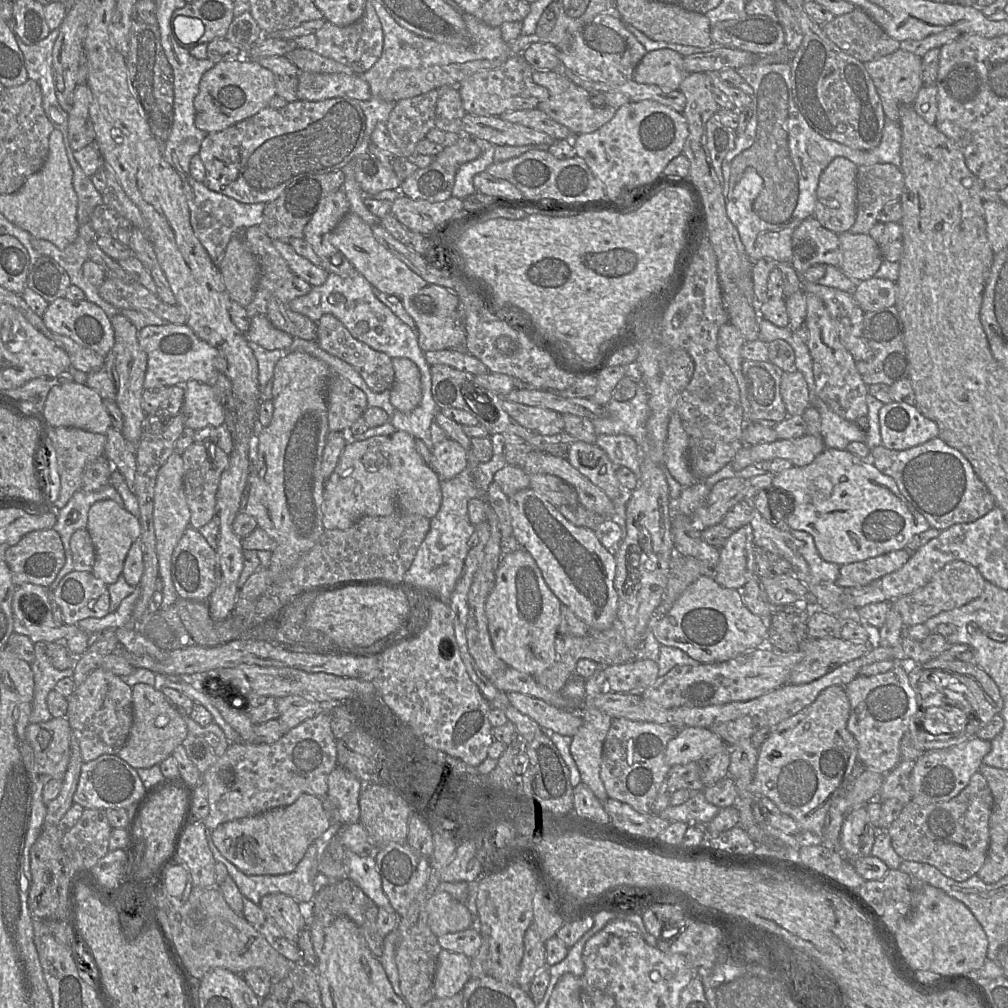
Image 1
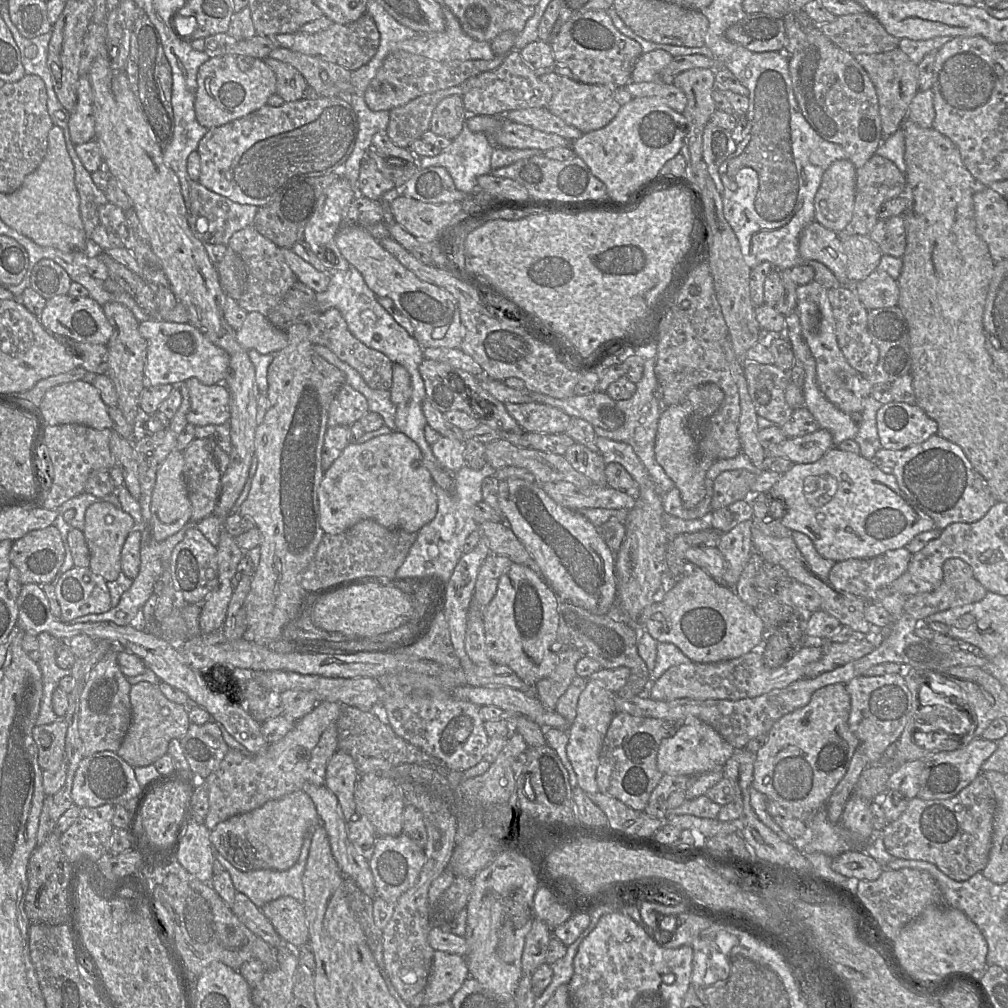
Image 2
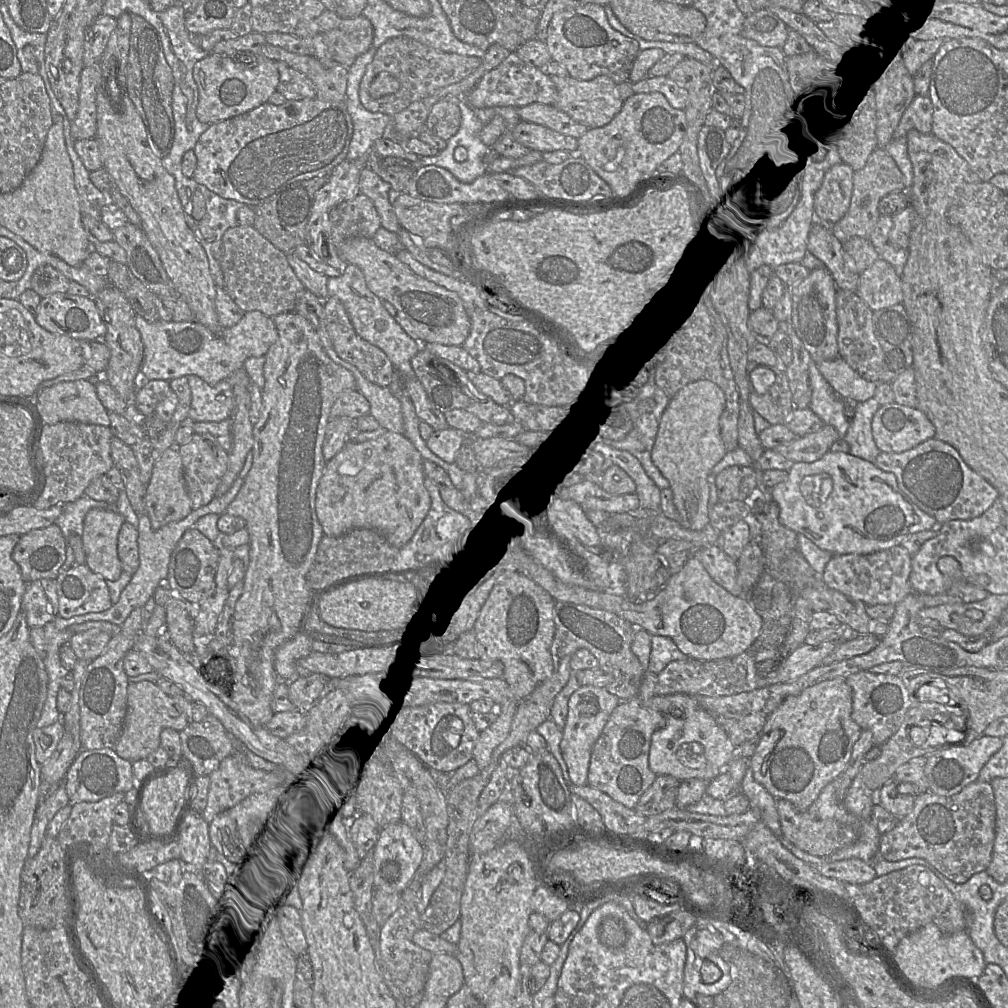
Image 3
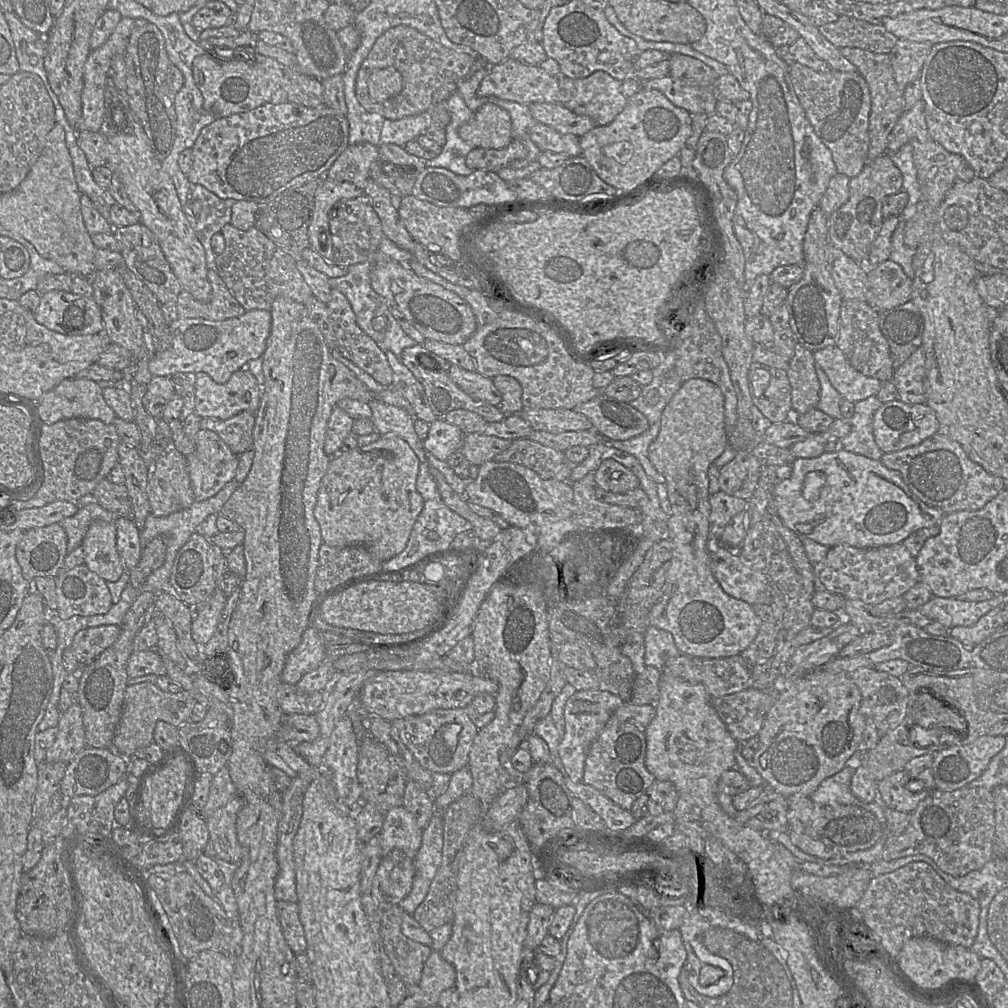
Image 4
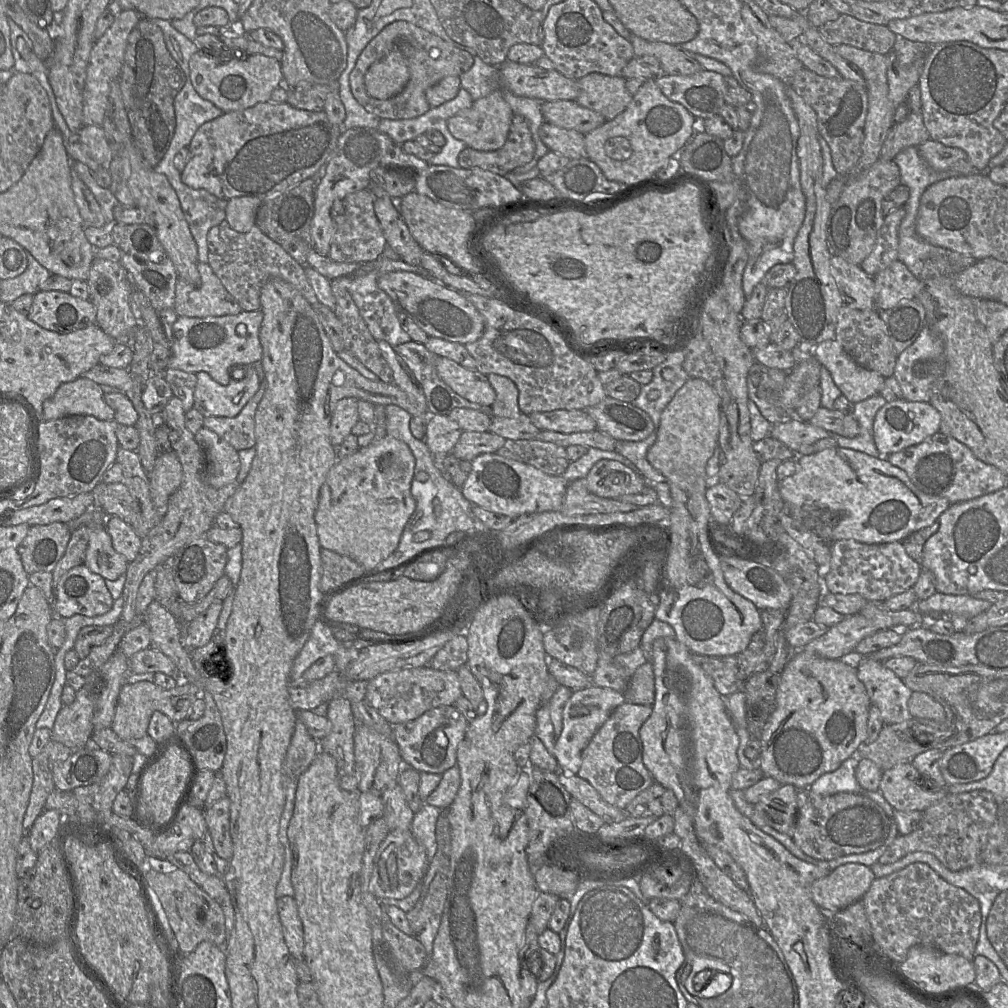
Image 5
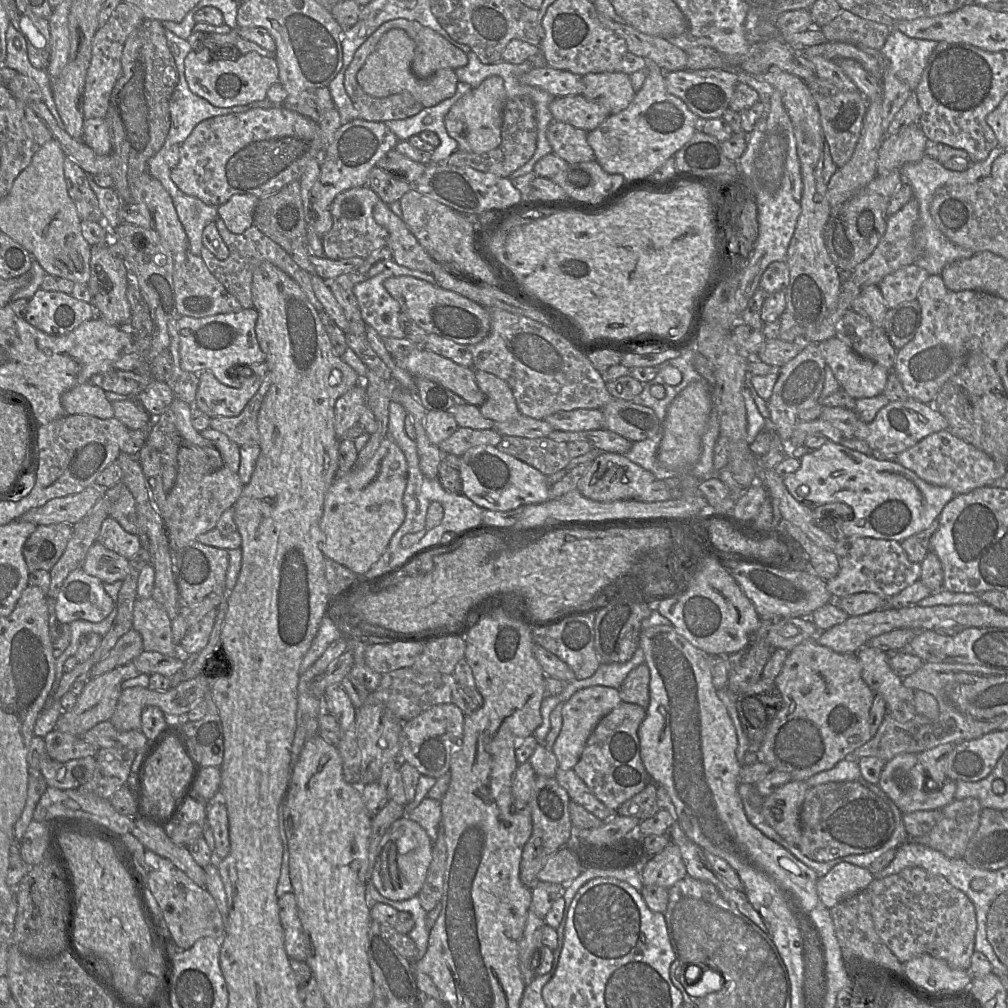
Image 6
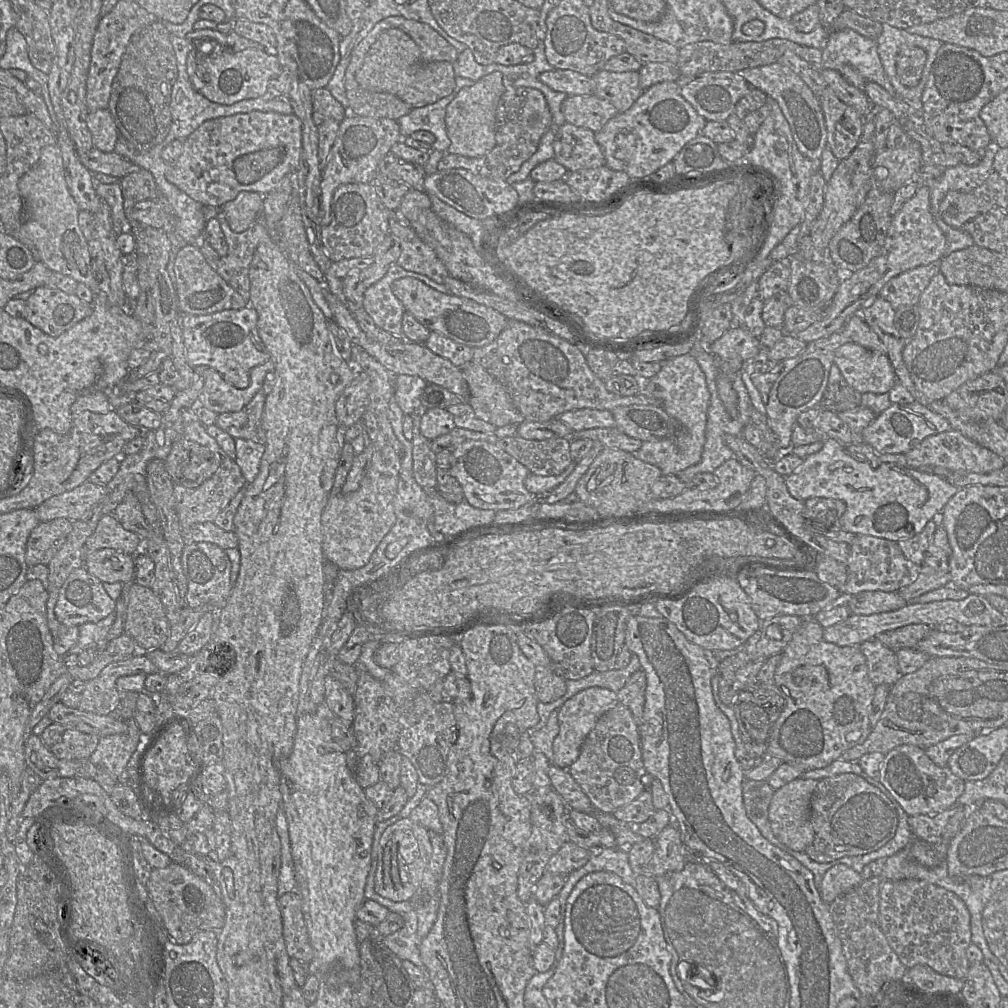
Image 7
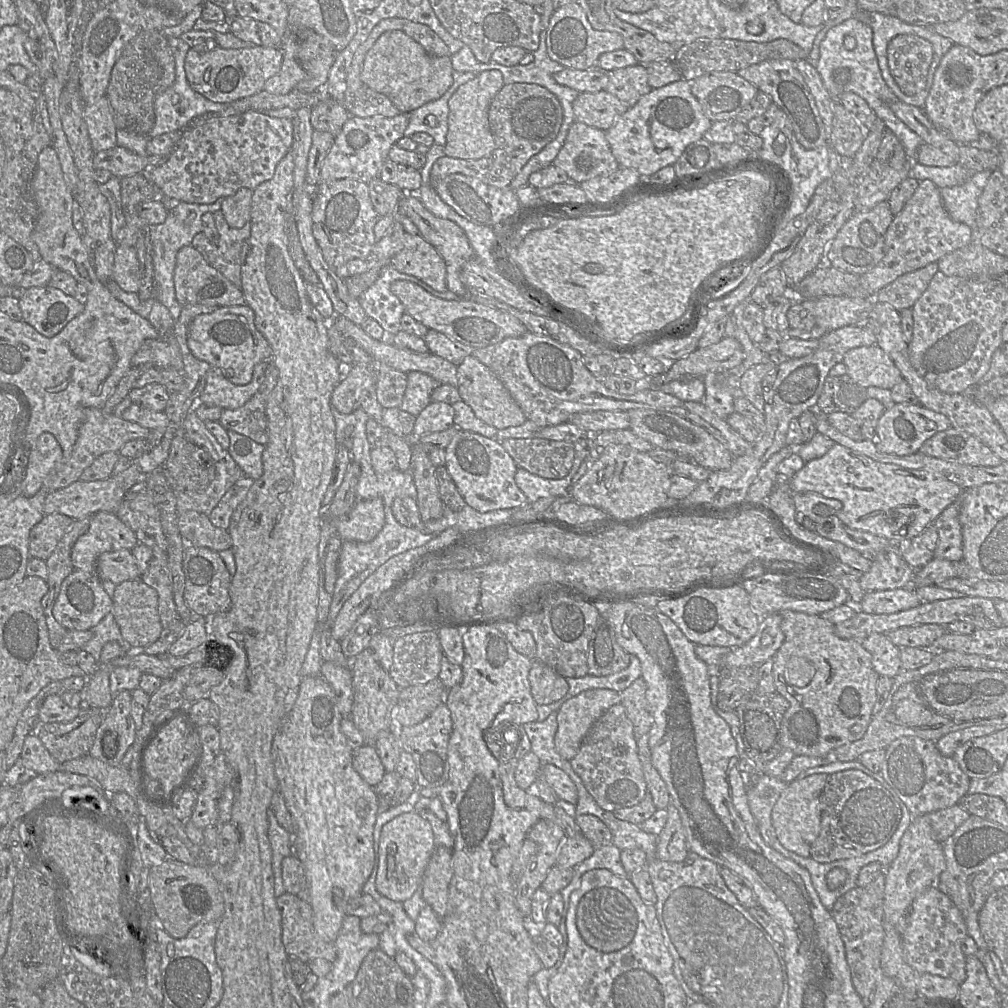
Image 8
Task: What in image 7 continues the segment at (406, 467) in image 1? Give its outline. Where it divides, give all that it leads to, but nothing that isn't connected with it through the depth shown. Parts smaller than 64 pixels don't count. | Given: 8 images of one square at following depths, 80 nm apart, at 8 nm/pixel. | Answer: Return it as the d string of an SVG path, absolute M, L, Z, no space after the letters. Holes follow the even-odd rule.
M389 445L374 450L369 469L358 490L330 495L322 513L323 554L339 570L363 567L396 522L394 499L397 494L401 459Z

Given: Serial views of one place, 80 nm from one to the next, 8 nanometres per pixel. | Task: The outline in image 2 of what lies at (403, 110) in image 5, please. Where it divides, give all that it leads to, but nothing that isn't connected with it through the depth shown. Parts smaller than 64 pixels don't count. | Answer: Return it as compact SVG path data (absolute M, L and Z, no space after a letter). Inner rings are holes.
M394 51L385 58L382 66L377 70L364 93L364 101L372 111L391 111L419 96L458 86L480 73L494 70L503 63L505 56L495 56L492 60L437 61L405 51ZM382 82L389 82L393 86L391 93L380 91Z

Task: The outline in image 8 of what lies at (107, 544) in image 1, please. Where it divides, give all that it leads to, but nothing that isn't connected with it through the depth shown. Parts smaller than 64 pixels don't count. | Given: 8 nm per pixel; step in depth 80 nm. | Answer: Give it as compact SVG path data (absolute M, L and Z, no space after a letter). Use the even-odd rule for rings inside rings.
M127 549L102 553L96 562L96 574L101 581L111 581L115 585L140 578L136 560Z

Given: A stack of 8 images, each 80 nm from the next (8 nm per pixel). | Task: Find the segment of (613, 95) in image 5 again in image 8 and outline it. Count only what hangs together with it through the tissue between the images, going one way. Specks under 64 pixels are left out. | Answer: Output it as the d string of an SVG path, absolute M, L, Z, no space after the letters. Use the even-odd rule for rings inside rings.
M637 63L633 66L608 71L607 75L608 83L605 90L628 107L635 105L643 95L652 90L648 84L646 65Z

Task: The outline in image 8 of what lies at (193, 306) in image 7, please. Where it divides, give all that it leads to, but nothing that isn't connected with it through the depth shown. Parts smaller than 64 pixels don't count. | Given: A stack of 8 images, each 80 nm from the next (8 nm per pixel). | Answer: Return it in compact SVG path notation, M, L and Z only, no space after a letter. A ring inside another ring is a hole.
M192 245L184 246L177 252L173 279L175 296L181 306L199 304L207 308L219 308L245 305L242 290L209 265Z

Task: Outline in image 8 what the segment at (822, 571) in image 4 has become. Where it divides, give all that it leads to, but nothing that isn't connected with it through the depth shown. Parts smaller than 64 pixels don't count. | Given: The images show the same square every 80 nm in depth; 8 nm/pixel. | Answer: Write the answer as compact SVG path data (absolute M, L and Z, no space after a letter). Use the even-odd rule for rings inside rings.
M897 547L897 550L880 552L859 581L865 592L871 592L909 588L914 577L915 569L905 562Z

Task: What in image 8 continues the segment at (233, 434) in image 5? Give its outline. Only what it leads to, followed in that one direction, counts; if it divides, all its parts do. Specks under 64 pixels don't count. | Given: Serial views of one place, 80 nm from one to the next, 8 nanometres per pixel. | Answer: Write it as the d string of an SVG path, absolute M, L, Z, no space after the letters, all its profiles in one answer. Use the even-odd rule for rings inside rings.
M274 367L257 392L243 406L222 411L219 420L220 424L226 430L247 436L265 446L269 438L266 402L278 379L279 372Z

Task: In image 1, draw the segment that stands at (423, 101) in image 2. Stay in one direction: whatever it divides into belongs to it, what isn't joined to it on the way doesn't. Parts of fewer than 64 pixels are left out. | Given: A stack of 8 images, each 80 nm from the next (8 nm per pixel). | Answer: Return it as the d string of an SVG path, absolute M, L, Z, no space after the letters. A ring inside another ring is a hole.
M437 89L395 103L386 122L389 136L404 157L415 154L416 144L435 128Z

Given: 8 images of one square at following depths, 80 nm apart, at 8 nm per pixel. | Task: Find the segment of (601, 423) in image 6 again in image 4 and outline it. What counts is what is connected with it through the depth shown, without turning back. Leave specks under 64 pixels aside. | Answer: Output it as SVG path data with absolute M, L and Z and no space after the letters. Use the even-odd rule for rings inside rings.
M523 408L519 415L534 431L559 434L567 431L593 430L591 421L585 415L570 409Z

